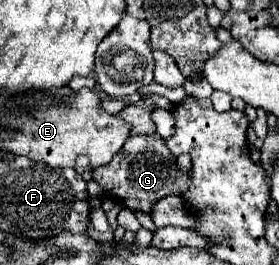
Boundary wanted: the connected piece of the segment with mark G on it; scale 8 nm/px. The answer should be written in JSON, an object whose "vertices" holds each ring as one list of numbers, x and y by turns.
{"vertices":[[159,133,131,135,129,141,125,141,121,153,117,153,117,157,109,161,109,165,93,169,93,179,99,185,103,185,103,189,111,197,119,199,123,207,135,213,137,211,151,213,151,205,155,205,155,201,159,201,165,195,183,195,191,185,191,175,179,171,175,155,167,149]]}

